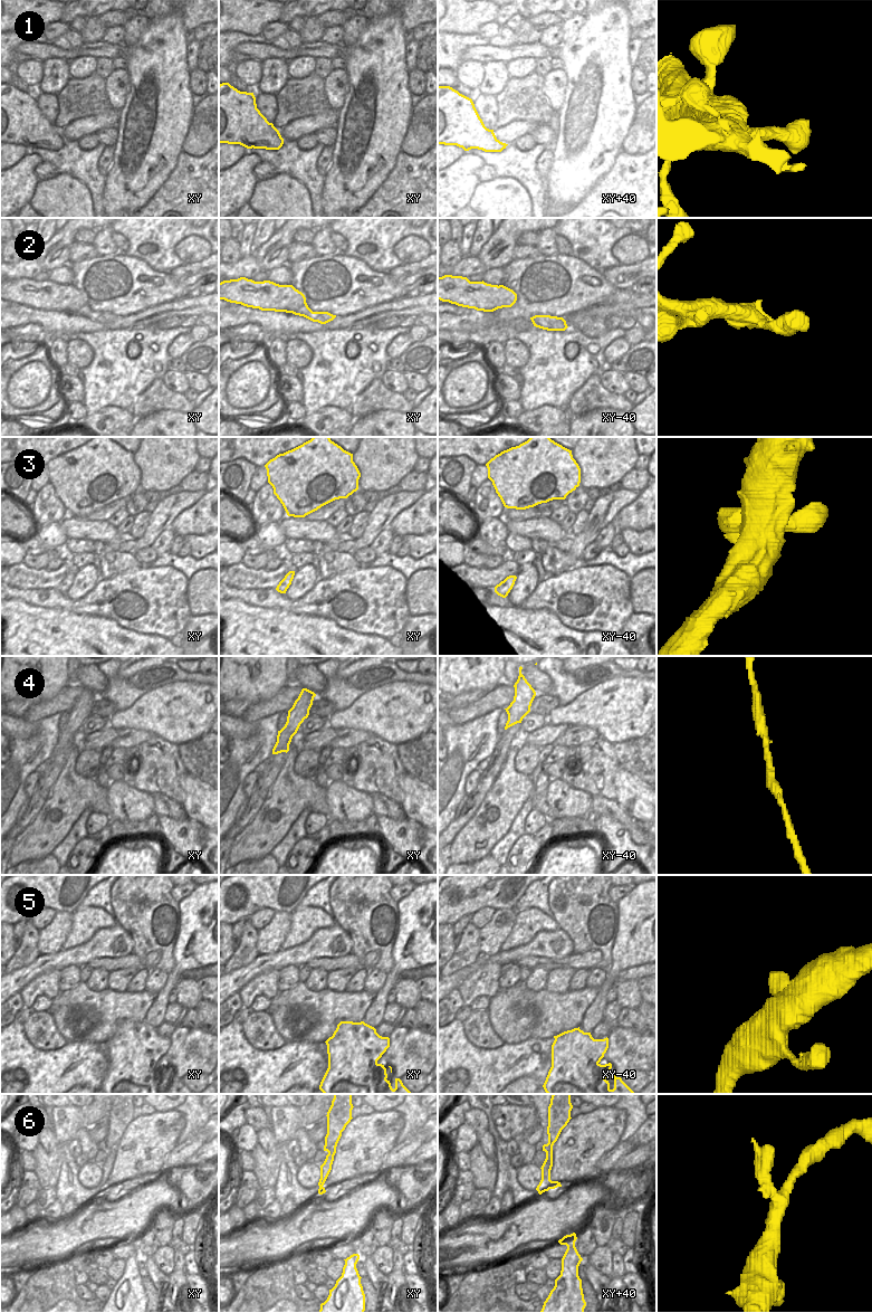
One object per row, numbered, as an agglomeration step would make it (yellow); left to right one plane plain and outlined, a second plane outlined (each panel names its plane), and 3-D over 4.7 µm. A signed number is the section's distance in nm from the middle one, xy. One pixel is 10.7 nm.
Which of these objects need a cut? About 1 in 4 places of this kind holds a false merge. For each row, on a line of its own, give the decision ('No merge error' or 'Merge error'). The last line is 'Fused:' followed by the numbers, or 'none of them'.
1: No merge error
2: No merge error
3: No merge error
4: No merge error
5: No merge error
6: No merge error
Fused: none of them

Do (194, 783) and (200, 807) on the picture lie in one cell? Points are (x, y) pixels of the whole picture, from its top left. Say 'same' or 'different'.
same

